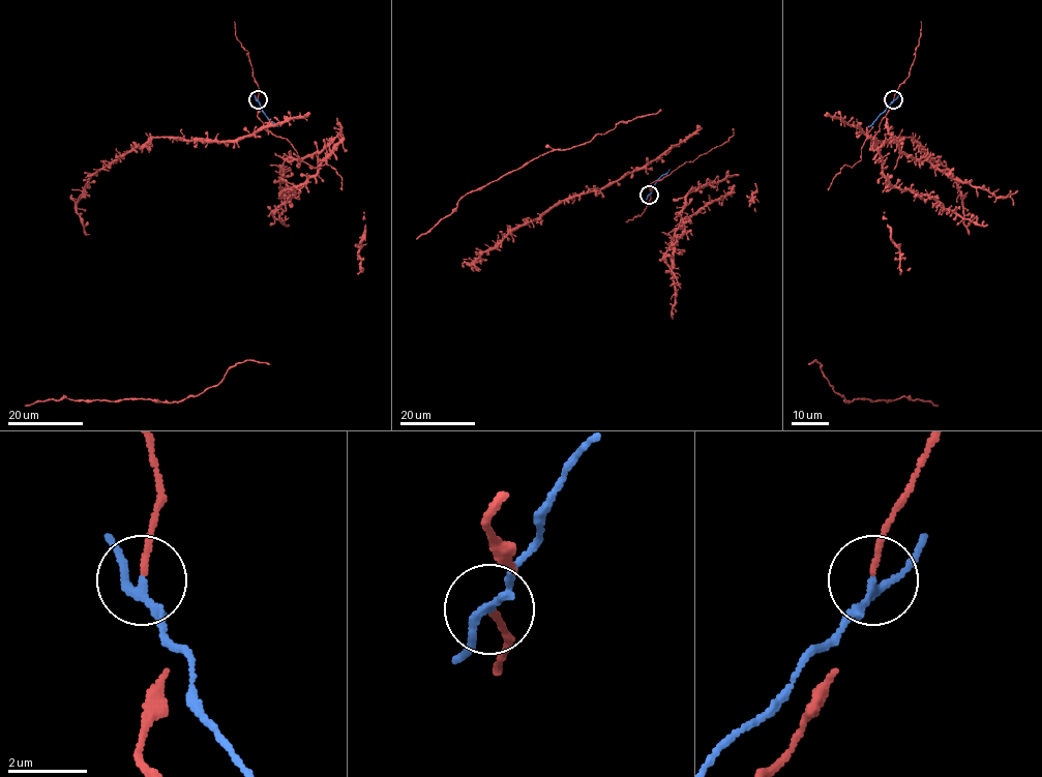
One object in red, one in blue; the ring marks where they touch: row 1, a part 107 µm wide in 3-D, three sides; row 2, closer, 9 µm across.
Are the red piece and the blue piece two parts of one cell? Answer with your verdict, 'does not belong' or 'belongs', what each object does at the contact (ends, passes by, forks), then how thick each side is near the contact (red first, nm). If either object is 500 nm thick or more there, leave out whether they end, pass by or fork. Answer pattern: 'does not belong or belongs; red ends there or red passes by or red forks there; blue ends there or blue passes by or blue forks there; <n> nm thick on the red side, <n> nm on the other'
does not belong; red ends there; blue passes by; 140 nm thick on the red side, 170 nm on the other

